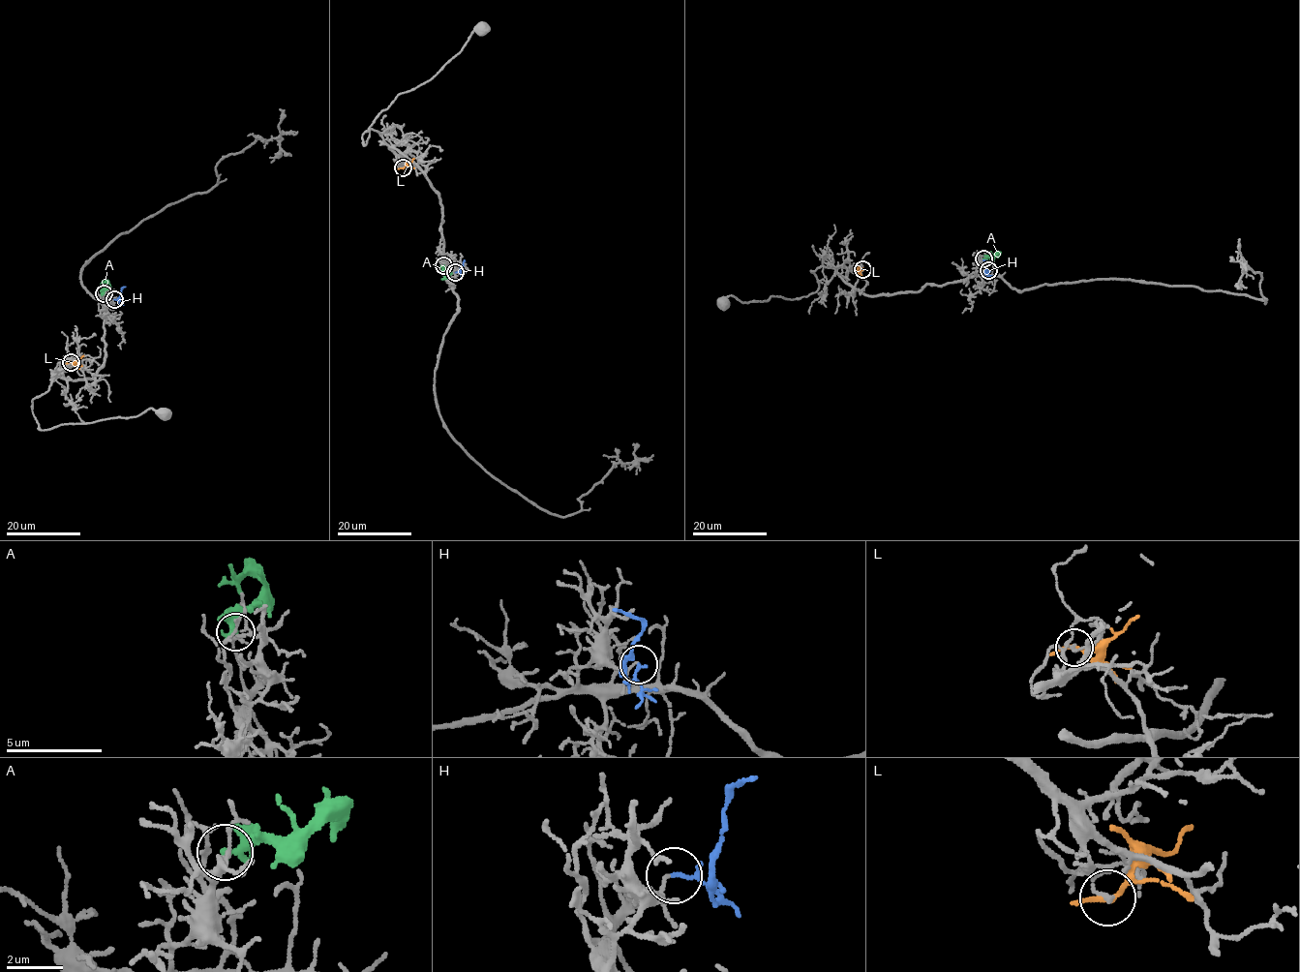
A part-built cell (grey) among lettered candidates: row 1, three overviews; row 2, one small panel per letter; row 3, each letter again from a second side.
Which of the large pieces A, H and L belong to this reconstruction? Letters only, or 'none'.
H

